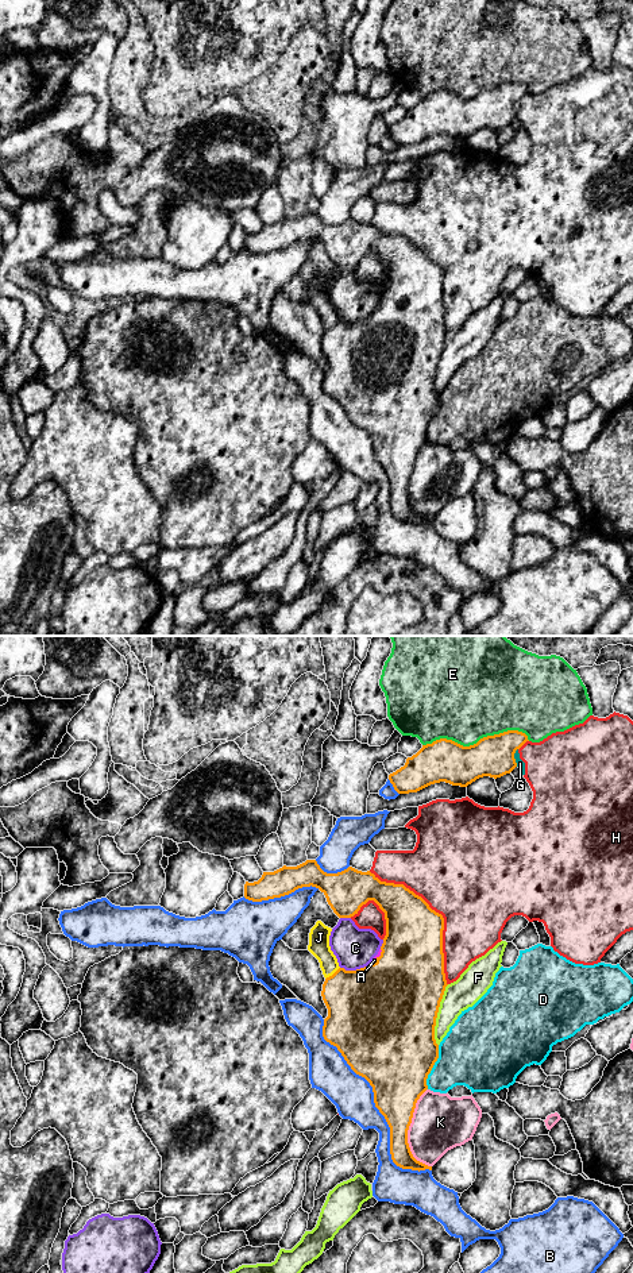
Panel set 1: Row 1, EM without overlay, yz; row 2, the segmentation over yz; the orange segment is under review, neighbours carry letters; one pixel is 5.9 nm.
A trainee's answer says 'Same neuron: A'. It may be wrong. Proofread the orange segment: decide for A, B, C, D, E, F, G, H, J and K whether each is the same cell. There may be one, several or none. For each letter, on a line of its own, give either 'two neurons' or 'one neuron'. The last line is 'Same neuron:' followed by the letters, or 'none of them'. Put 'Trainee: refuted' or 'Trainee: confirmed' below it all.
A: one neuron
B: two neurons
C: two neurons
D: two neurons
E: two neurons
F: two neurons
G: two neurons
H: two neurons
J: two neurons
K: two neurons
Same neuron: A
Trainee: confirmed

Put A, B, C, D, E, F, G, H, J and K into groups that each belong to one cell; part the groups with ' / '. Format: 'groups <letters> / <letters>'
groups A / B / C / D E / F / G H / J / K

